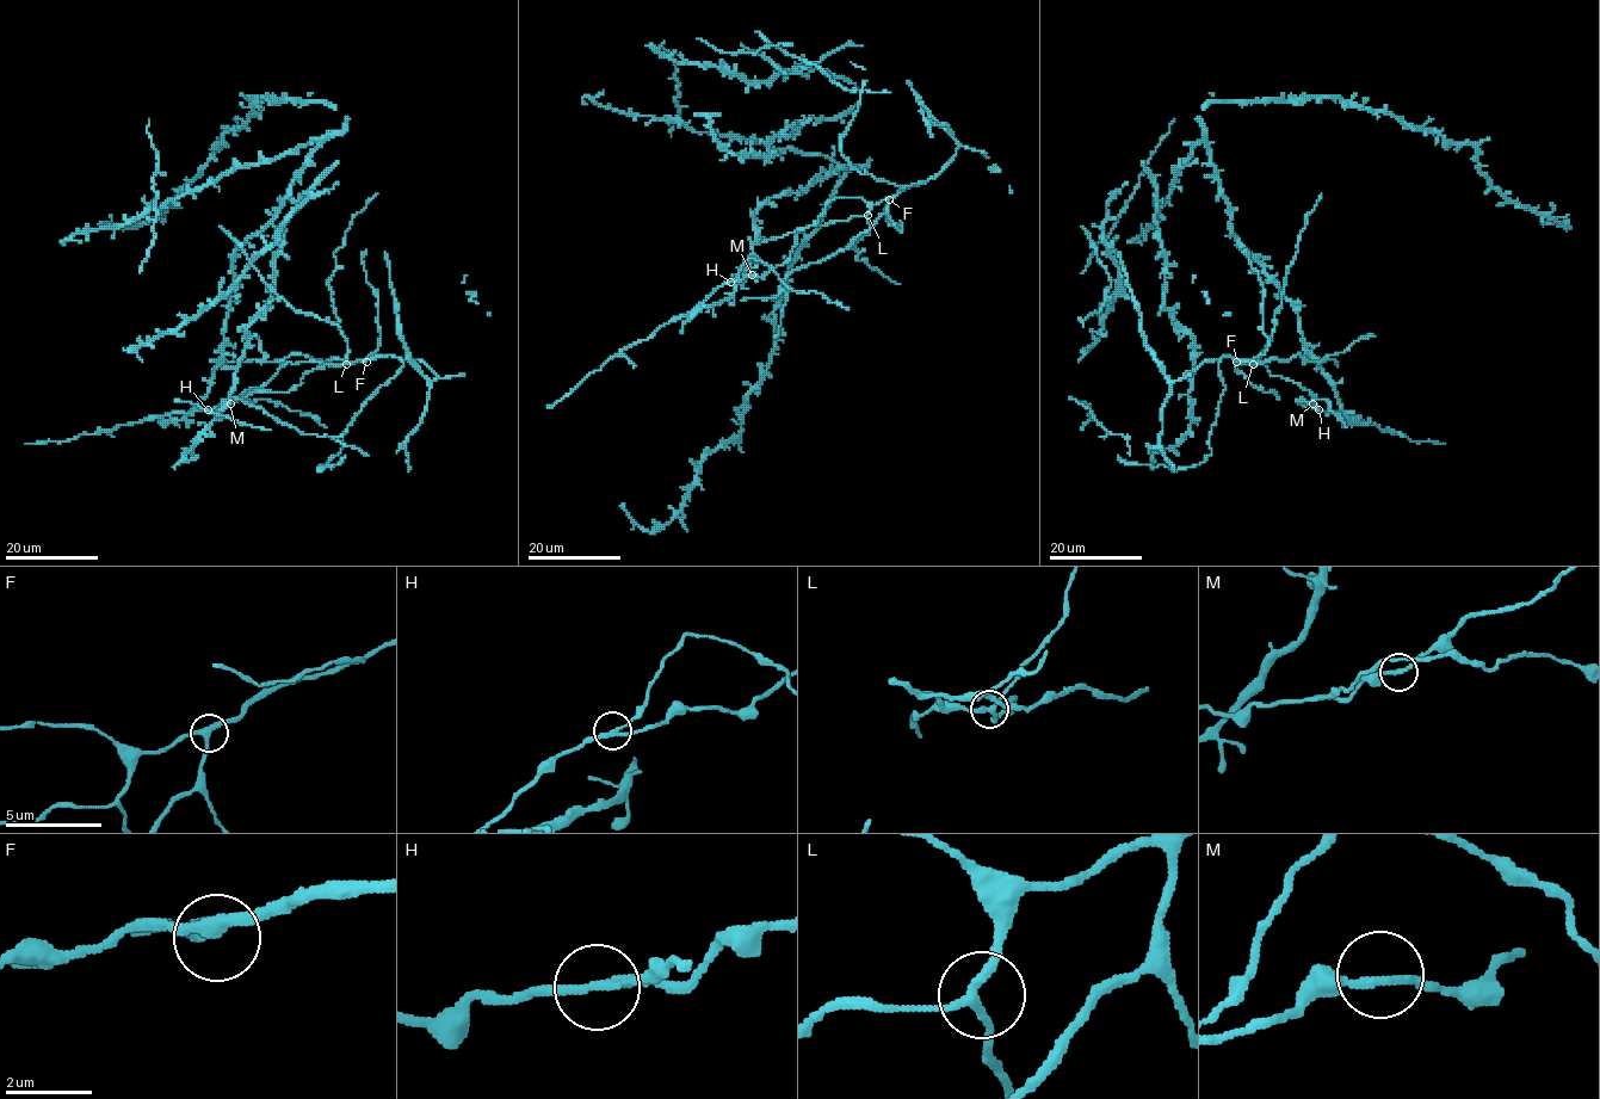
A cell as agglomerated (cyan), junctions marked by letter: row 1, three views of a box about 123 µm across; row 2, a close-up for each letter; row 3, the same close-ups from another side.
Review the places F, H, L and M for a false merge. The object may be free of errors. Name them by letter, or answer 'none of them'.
H

